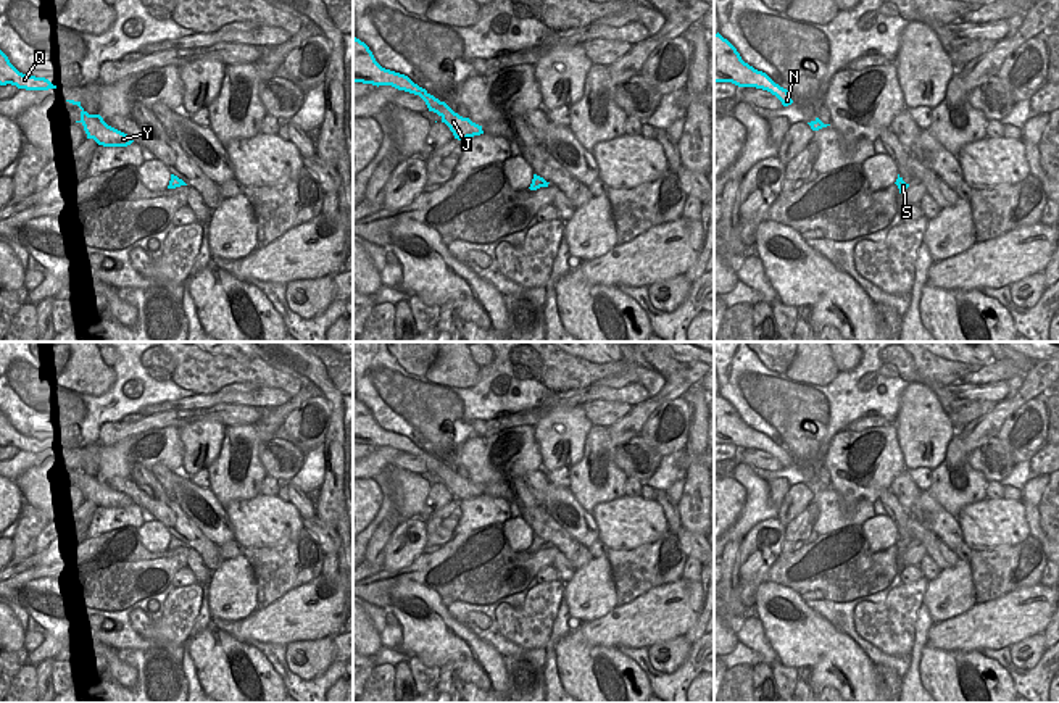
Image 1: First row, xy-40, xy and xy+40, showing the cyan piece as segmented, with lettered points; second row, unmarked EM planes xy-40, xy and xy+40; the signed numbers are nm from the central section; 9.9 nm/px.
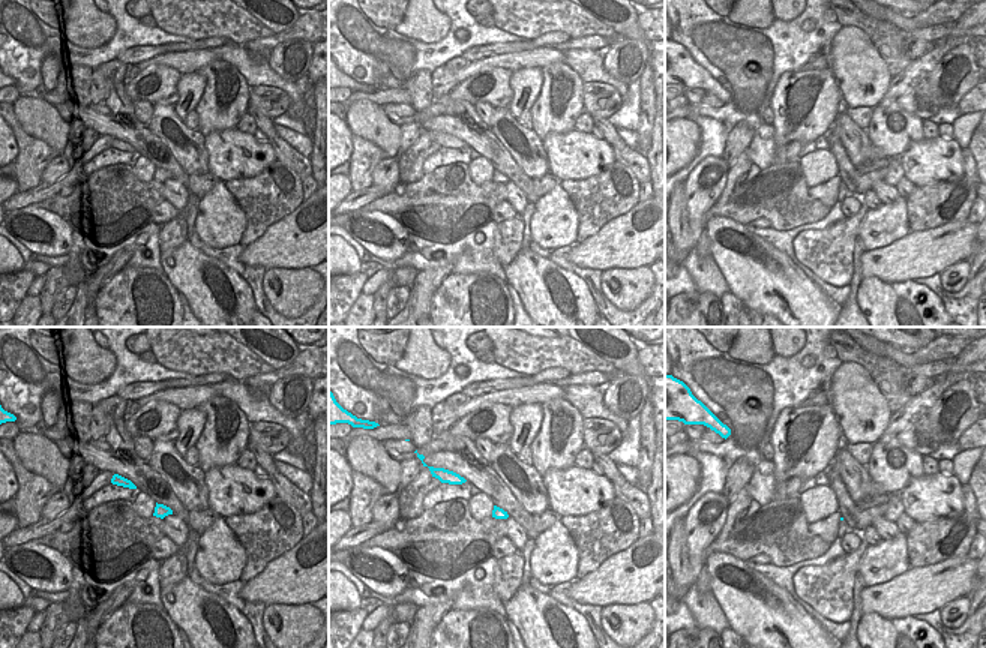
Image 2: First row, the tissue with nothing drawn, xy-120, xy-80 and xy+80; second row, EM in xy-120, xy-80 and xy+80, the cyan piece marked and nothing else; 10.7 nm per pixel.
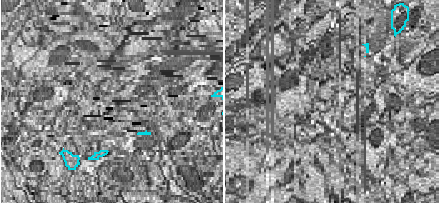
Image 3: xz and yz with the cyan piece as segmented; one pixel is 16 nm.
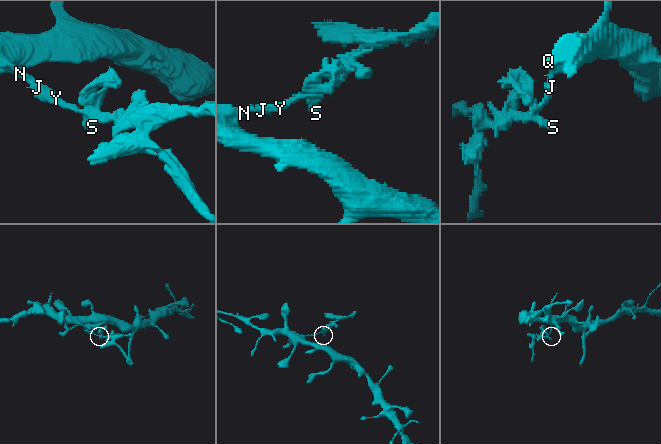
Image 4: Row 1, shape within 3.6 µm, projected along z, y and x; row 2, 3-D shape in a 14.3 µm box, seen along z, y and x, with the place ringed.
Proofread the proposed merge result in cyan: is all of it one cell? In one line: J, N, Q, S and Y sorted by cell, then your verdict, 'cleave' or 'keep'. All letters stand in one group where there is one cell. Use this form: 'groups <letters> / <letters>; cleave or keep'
groups J S Y / N Q; cleave

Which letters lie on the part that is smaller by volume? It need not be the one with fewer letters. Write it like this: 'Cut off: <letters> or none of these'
Cut off: J, S, Y

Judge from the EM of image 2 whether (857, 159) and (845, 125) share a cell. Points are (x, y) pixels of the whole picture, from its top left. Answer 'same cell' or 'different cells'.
same cell

